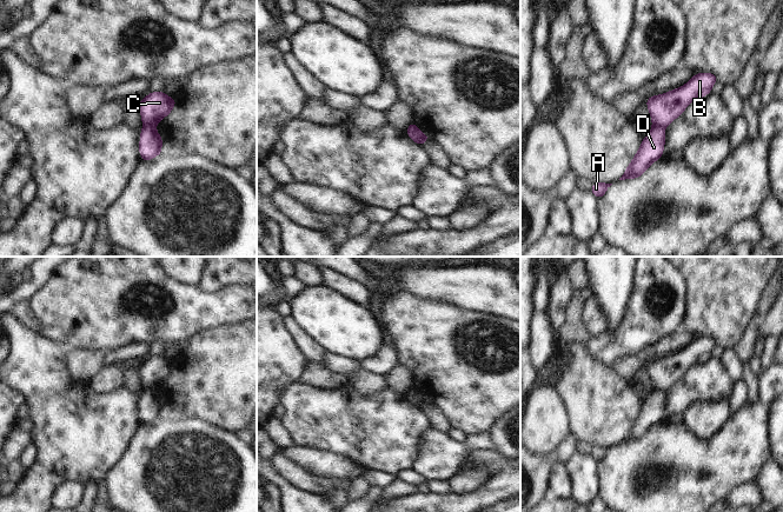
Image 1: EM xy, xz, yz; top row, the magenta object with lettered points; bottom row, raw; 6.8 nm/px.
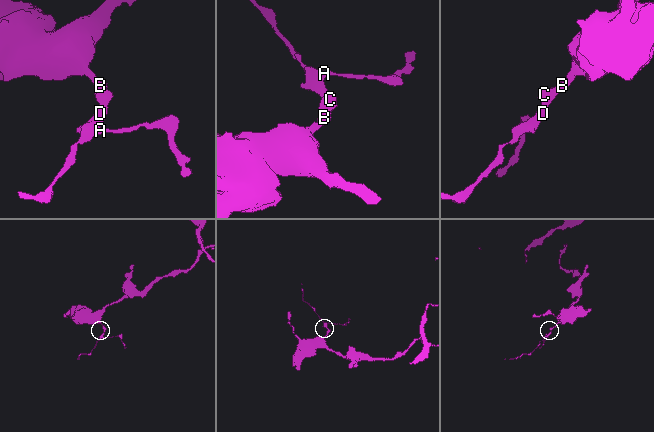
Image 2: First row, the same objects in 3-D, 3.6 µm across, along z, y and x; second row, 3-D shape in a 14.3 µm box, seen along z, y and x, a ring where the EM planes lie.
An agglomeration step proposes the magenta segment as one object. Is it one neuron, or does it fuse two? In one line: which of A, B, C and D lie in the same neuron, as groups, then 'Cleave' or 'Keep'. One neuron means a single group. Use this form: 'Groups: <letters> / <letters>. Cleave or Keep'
Groups: A D / B C. Cleave.

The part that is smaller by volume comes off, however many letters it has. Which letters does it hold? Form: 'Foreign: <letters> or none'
Foreign: A, D

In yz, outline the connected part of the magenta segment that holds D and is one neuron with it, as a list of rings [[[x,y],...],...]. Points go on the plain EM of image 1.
[[[652,391],[619,444],[639,441],[652,426],[662,421],[664,406],[664,393]]]

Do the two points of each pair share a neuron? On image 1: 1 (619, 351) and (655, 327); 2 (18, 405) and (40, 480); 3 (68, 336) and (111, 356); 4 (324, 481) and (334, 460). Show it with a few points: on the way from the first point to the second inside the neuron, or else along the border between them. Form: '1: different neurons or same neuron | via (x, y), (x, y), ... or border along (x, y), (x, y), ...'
1: same neuron | via (628, 343), (643, 327), (647, 327)
2: different neurons | border along (12, 387), (25, 396), (27, 411)
3: different neurons | border along (133, 344), (105, 351)
4: different neurons | border along (300, 465), (319, 474), (338, 478)

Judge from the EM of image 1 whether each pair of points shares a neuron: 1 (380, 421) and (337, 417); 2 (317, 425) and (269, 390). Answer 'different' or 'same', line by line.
1: same
2: different

